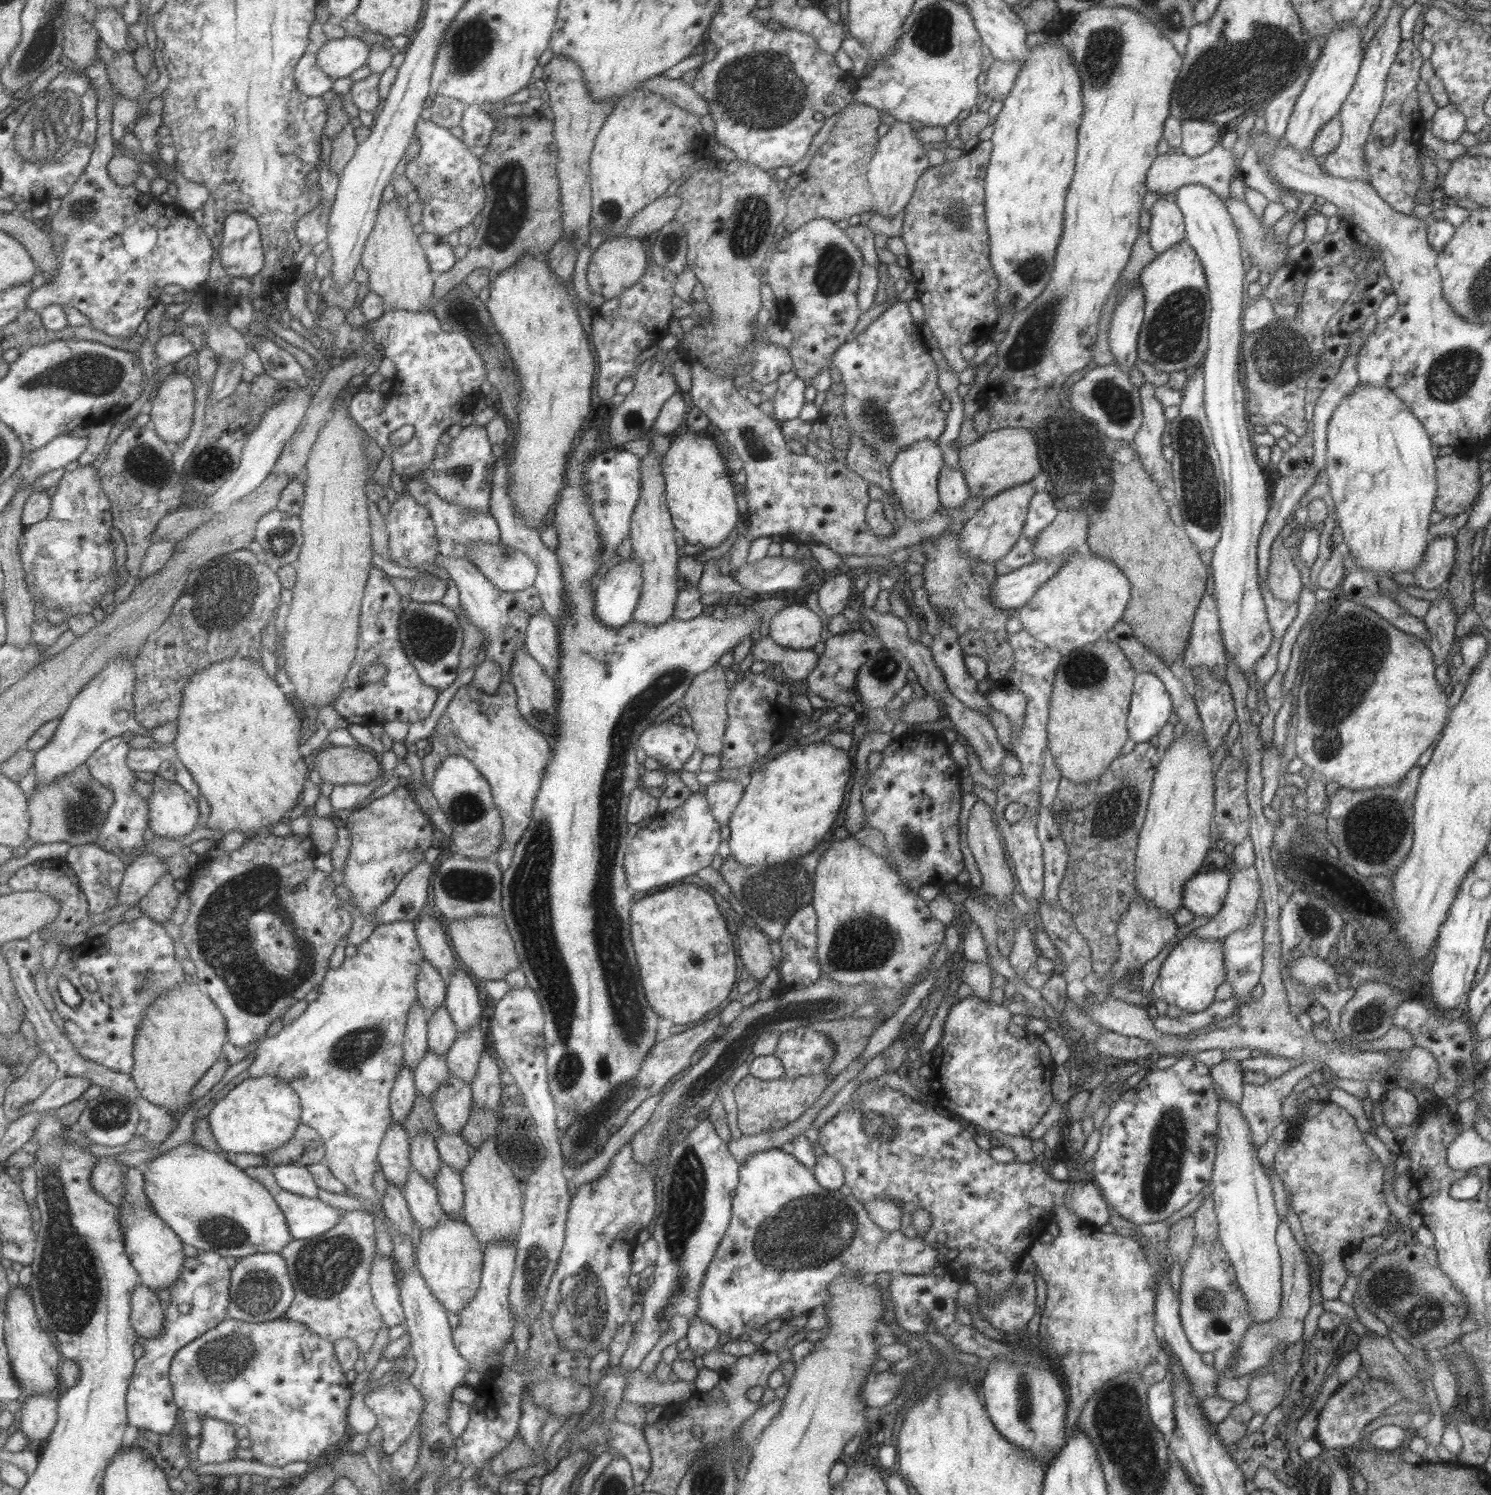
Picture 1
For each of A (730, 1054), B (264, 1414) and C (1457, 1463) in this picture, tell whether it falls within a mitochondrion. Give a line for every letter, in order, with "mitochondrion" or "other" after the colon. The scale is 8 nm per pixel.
A: other
B: other
C: other

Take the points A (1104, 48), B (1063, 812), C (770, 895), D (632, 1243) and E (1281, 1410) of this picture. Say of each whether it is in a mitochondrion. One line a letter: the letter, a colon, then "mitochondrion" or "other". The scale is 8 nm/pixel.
A: mitochondrion
B: other
C: mitochondrion
D: other
E: other

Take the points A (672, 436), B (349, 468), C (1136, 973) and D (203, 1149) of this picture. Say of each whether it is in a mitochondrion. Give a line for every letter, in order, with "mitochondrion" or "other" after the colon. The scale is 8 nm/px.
A: other
B: other
C: other
D: other

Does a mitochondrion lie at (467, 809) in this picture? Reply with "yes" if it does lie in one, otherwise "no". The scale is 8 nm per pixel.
yes

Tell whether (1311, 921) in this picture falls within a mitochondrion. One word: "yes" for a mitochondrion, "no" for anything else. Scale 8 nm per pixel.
yes

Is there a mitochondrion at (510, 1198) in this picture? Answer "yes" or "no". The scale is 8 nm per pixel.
no

